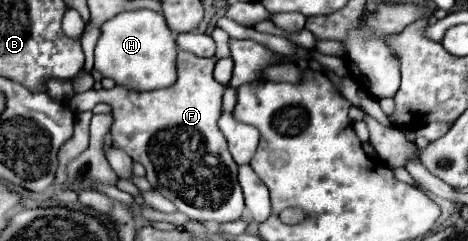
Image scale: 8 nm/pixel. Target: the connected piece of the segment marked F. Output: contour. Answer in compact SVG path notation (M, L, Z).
M215 28L211 36L218 42L218 54L214 58L200 58L192 52L180 50L178 80L168 88L134 92L116 84L112 89L74 94L69 106L82 113L99 103L110 104L114 114L114 126L110 132L112 144L128 152L132 160L146 168L146 180L152 184L152 188L190 218L222 224L242 216L244 196L238 184L238 164L230 156L226 138L218 128L224 86L212 76L216 60L228 56L228 34L222 28Z

